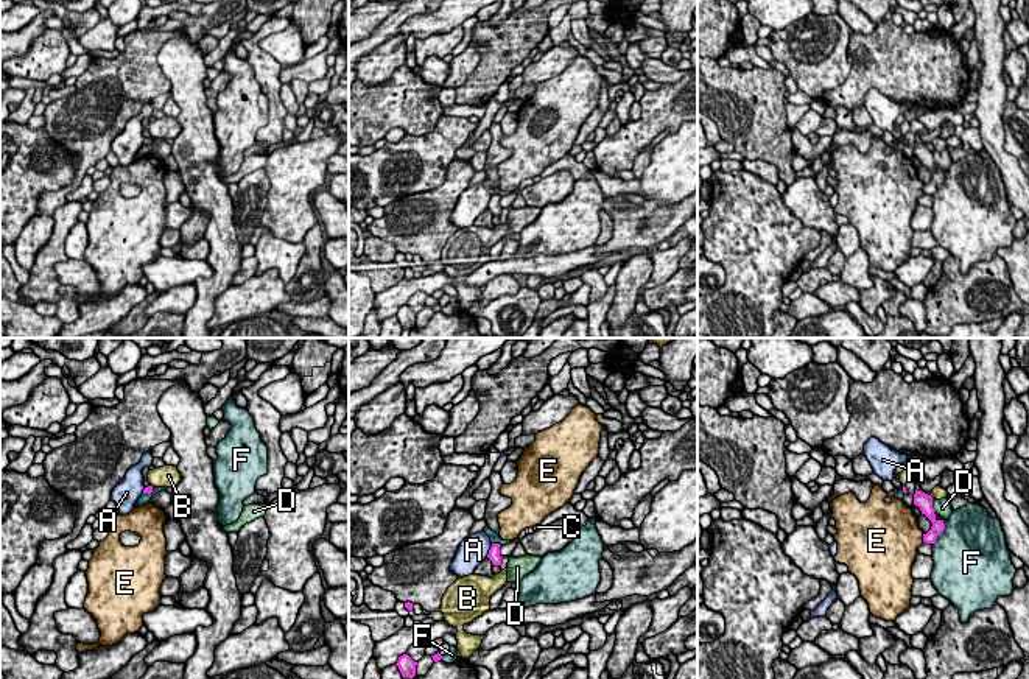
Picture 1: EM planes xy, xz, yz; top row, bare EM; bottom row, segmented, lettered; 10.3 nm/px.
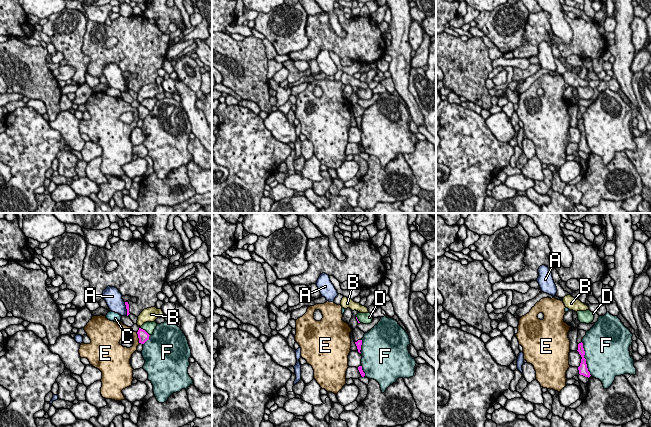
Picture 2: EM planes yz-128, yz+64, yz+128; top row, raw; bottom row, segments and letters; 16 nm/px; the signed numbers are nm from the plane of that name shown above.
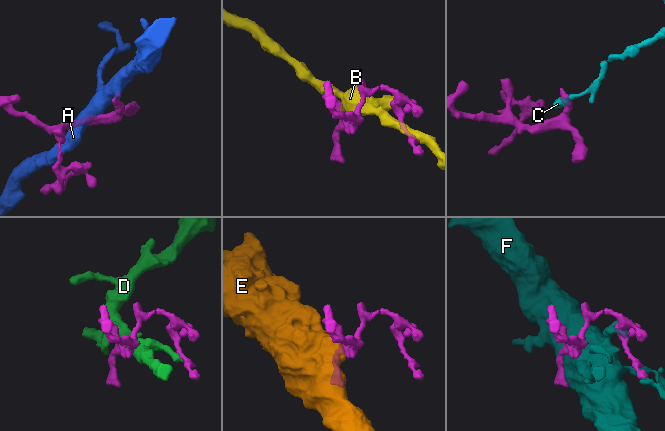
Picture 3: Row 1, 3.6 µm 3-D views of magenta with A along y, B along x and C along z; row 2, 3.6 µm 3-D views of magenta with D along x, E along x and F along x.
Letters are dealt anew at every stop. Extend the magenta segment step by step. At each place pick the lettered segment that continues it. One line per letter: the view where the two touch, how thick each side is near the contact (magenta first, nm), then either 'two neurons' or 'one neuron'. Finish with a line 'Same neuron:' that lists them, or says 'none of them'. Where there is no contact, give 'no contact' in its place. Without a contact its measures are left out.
A: meets magenta in xz; 130 nm thick on the magenta side, 300 nm on the other; two neurons
B: no contact; two neurons
C: meets magenta in xz; 130 nm thick on the magenta side, 100 nm on the other; two neurons
D: meets magenta in yz; 160 nm thick on the magenta side, 170 nm on the other; two neurons
E: meets magenta in yz; 130 nm thick on the magenta side, 440 nm on the other; two neurons
F: meets magenta in yz; 130 nm thick on the magenta side, 500 nm on the other; two neurons
Same neuron: none of them

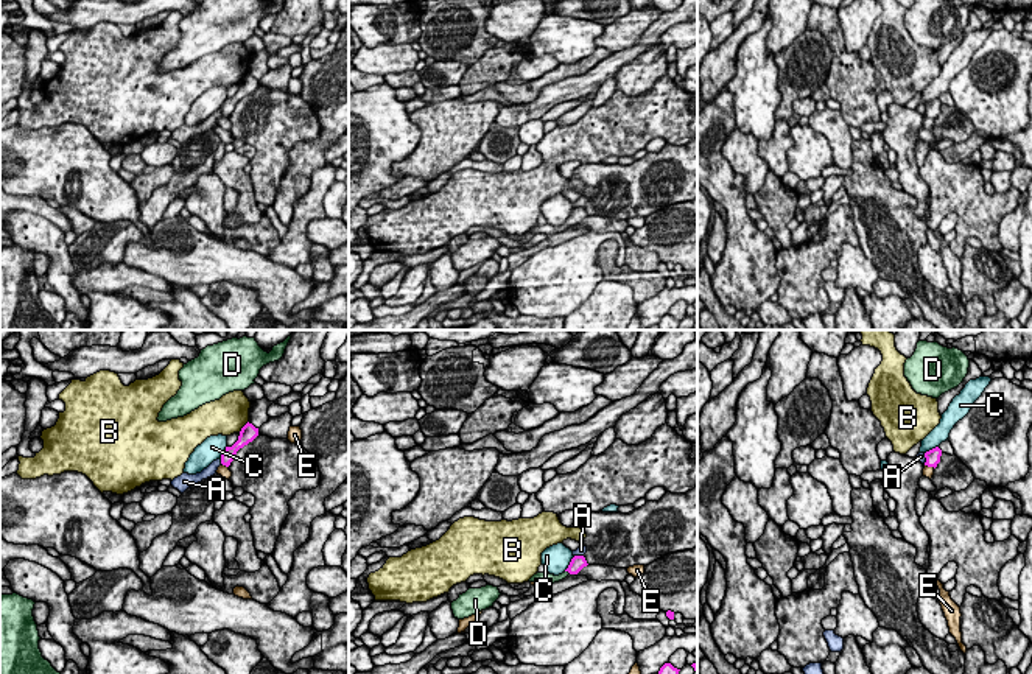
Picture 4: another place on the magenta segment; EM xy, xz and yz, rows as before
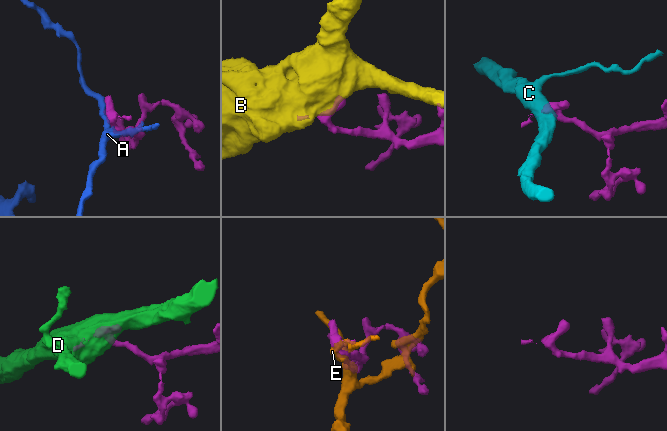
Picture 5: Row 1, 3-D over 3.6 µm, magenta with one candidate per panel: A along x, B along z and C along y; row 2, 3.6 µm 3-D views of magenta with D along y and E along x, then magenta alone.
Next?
A: meets magenta in xy; 130 nm thick on the magenta side, 120 nm on the other; two neurons
B: meets magenta in xy; 170 nm thick on the magenta side, 380 nm on the other; two neurons
C: meets magenta in xz; 160 nm thick on the magenta side, 280 nm on the other; two neurons
D: meets magenta in xz; 160 nm thick on the magenta side, 120 nm on the other; one neuron
E: meets magenta in xy; 130 nm thick on the magenta side, 120 nm on the other; two neurons
Same neuron: D

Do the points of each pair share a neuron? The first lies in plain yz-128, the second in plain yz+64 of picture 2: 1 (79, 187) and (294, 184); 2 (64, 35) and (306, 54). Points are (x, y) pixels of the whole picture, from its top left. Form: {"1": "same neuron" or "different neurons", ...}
{"1": "same neuron", "2": "different neurons"}

